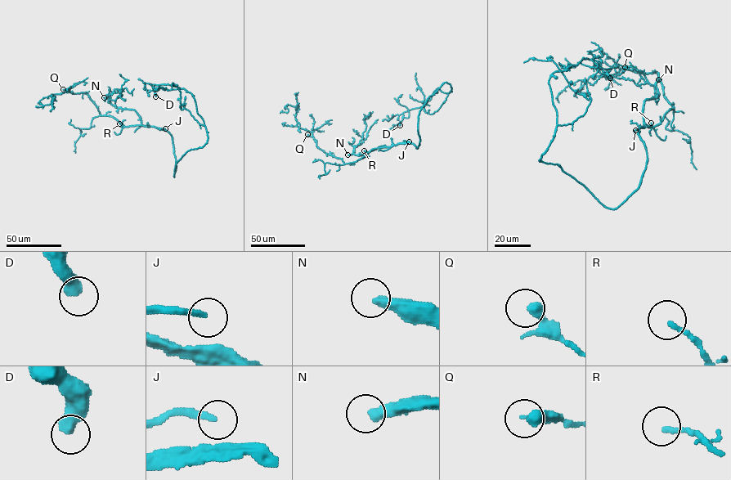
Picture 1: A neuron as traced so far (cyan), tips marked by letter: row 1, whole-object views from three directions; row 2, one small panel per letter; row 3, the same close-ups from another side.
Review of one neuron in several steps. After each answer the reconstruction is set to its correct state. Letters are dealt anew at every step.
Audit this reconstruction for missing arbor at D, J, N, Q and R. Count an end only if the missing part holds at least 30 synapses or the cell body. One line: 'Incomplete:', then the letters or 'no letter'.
Incomplete: J, N

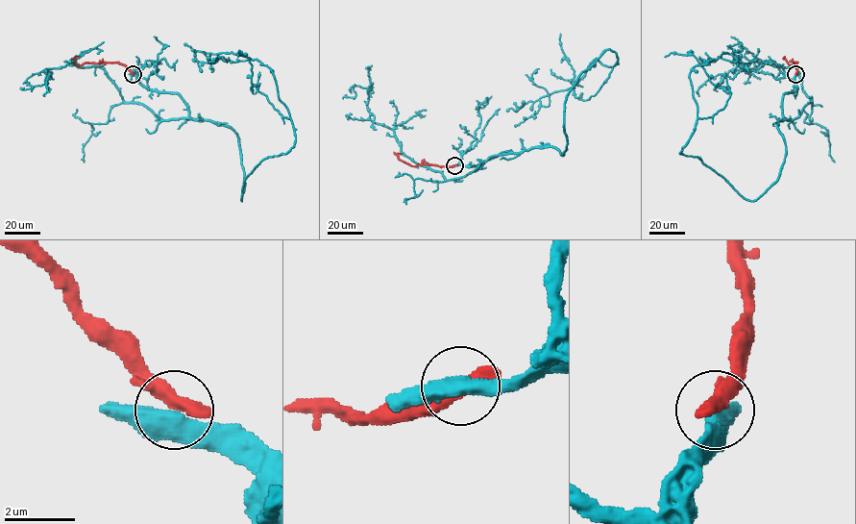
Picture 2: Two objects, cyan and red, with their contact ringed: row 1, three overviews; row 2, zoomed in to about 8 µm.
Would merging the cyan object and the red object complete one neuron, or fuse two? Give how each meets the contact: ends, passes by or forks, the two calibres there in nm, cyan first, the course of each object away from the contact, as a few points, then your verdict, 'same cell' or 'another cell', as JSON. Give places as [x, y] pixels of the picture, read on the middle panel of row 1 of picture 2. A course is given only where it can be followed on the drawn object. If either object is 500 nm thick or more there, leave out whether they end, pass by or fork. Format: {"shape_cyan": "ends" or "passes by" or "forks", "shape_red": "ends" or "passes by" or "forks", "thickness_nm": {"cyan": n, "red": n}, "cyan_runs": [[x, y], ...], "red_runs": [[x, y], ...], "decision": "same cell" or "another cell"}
{"thickness_nm": {"cyan": 500, "red": 550}, "cyan_runs": [[455, 165], [562, 156], [566, 96], [606, 50], [618, 58], [594, 60], [548, 106], [539, 68]], "red_runs": [[455, 165], [411, 165], [399, 159], [397, 154], [401, 154]], "decision": "another cell"}

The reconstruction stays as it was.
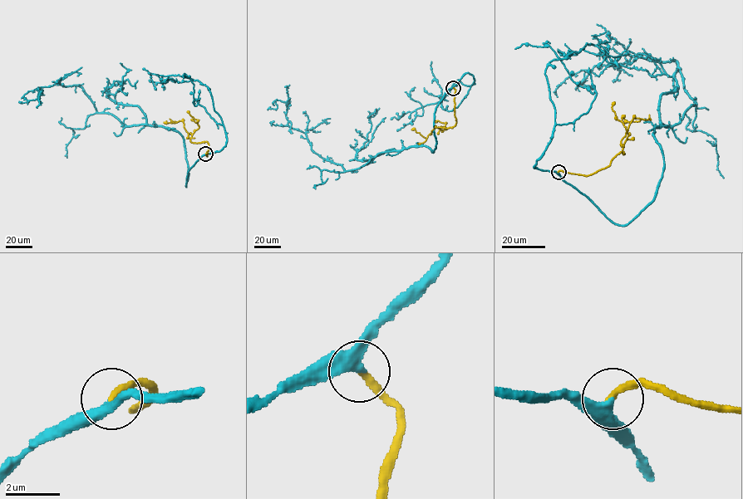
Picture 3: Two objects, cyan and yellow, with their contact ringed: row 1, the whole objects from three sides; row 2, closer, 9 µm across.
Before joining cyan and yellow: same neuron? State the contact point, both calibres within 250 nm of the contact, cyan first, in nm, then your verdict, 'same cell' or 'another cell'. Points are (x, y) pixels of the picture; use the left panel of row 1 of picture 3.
(205, 154) | 320/280 nm | same cell

